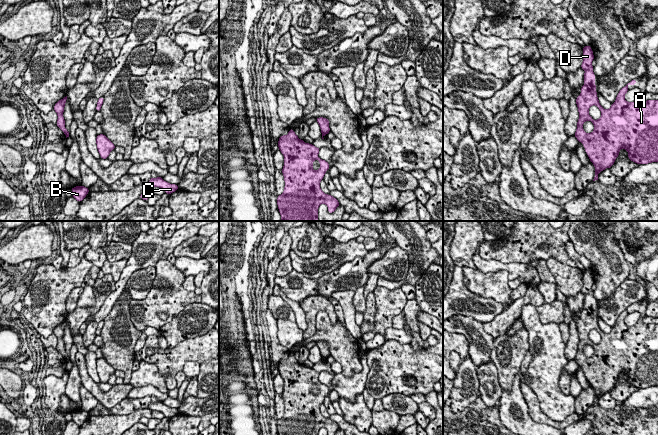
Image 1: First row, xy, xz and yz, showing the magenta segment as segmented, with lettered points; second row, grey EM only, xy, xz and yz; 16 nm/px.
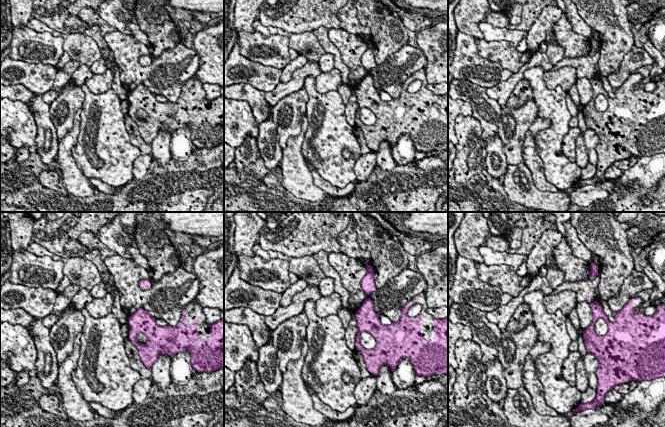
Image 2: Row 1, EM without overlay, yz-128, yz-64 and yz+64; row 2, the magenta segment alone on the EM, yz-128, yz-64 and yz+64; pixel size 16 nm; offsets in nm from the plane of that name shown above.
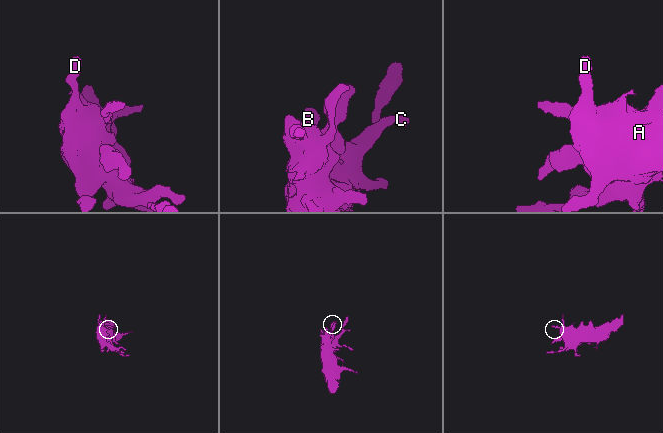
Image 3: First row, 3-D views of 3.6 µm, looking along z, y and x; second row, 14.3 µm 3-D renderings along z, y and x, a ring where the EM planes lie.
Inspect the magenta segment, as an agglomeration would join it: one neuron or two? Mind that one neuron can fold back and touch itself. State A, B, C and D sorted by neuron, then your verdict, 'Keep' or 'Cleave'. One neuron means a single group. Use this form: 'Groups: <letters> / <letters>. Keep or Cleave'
Groups: A B C D. Keep

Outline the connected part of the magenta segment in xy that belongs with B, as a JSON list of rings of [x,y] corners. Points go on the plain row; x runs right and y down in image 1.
[[[82,409],[71,412],[72,420],[78,425],[81,426],[86,419],[89,417],[89,412]]]

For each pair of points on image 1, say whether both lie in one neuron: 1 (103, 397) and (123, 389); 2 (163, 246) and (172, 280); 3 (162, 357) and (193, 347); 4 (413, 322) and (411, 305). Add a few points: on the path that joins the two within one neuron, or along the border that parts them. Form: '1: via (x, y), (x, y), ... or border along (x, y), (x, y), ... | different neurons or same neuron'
1: via (108, 397), (113, 397), (118, 392) | same neuron
2: border along (166, 258), (160, 259), (154, 266) | different neurons
3: via (170, 355), (179, 355), (185, 351) | same neuron
4: via (412, 318), (411, 309) | same neuron

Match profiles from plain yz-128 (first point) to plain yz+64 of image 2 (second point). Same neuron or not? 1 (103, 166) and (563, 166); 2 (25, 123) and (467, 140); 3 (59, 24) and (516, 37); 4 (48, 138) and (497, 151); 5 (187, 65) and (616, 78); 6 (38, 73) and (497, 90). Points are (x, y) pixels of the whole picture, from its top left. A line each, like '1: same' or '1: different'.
1: same
2: different
3: different
4: same
5: same
6: different

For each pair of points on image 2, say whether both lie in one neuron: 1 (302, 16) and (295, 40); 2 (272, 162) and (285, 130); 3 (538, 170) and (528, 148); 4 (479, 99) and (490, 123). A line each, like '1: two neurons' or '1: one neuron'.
1: two neurons
2: two neurons
3: one neuron
4: one neuron

